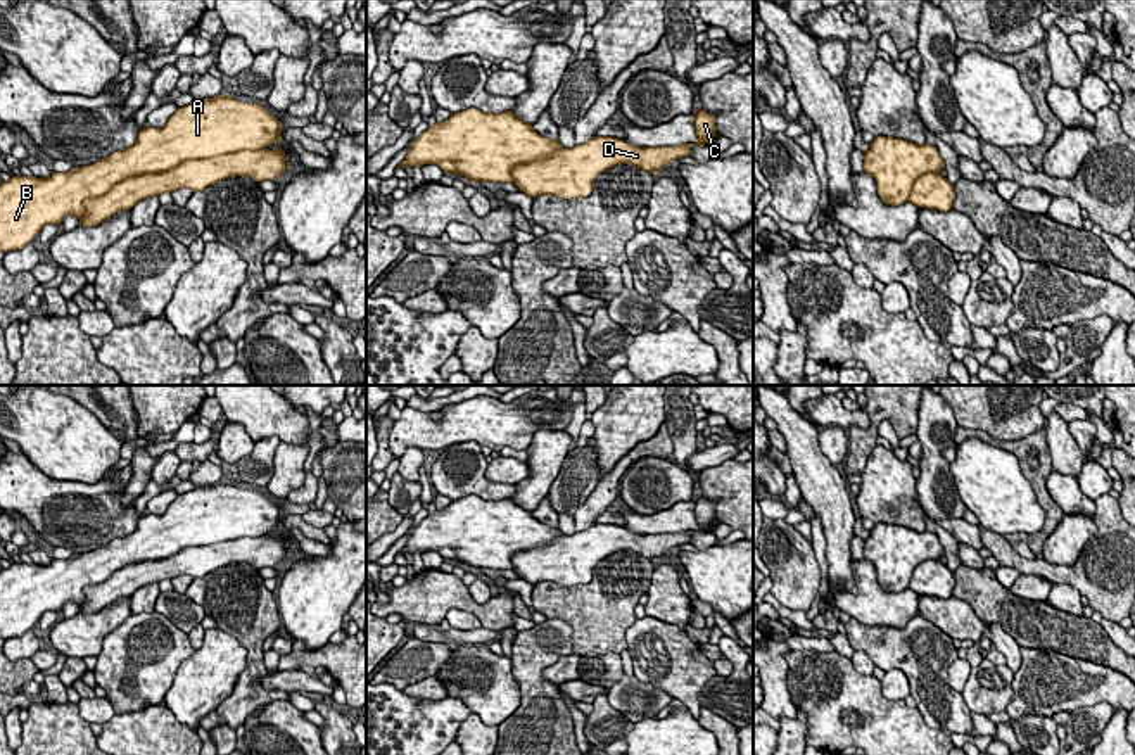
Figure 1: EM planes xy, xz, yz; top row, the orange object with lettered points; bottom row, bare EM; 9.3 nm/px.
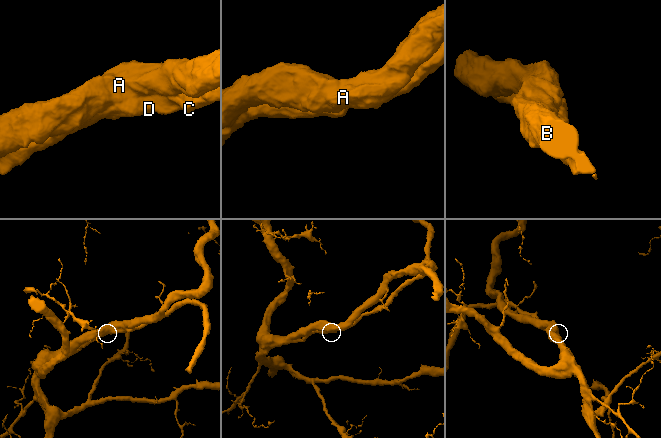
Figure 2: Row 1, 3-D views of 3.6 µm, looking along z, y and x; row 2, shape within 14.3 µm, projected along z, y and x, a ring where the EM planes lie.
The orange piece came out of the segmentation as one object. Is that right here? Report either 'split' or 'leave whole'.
leave whole

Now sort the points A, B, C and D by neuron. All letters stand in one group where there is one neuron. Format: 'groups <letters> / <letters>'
groups A B C D

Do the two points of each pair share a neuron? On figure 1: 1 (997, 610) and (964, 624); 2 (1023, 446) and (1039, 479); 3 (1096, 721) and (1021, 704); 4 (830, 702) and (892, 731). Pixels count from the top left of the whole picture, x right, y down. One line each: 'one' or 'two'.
1: two
2: one
3: two
4: one

